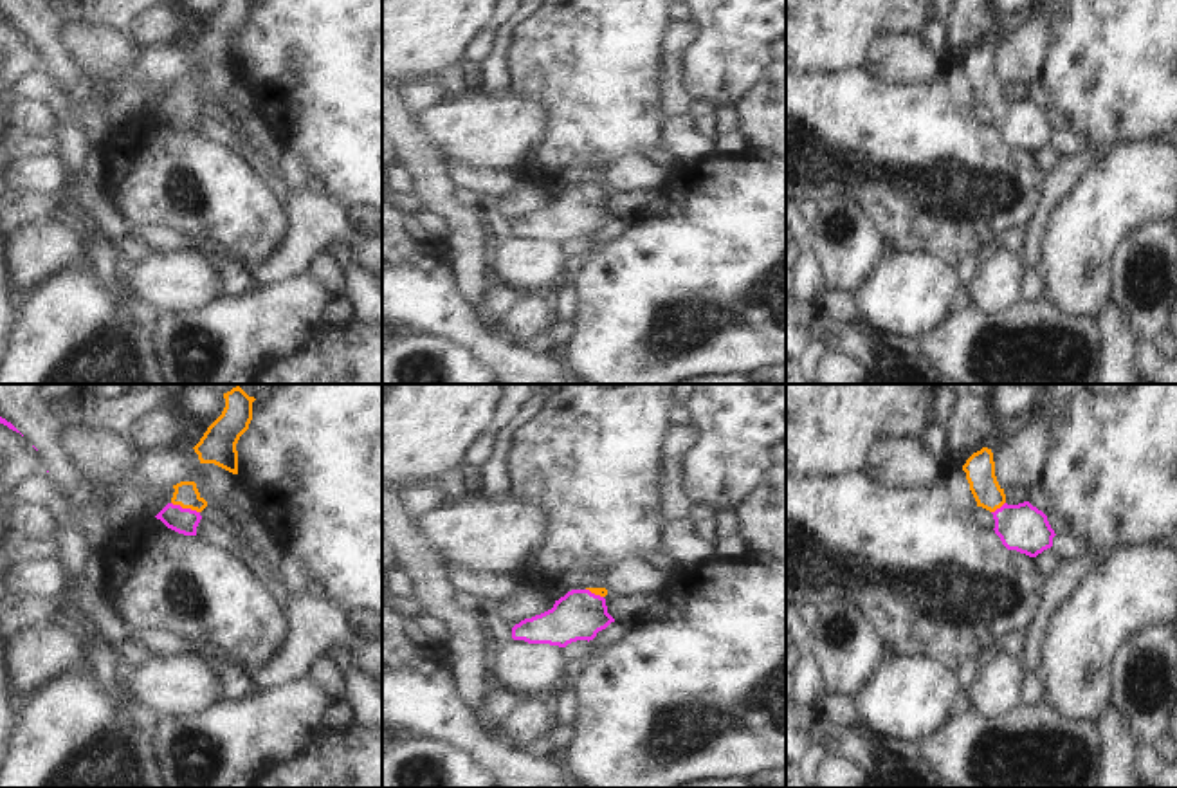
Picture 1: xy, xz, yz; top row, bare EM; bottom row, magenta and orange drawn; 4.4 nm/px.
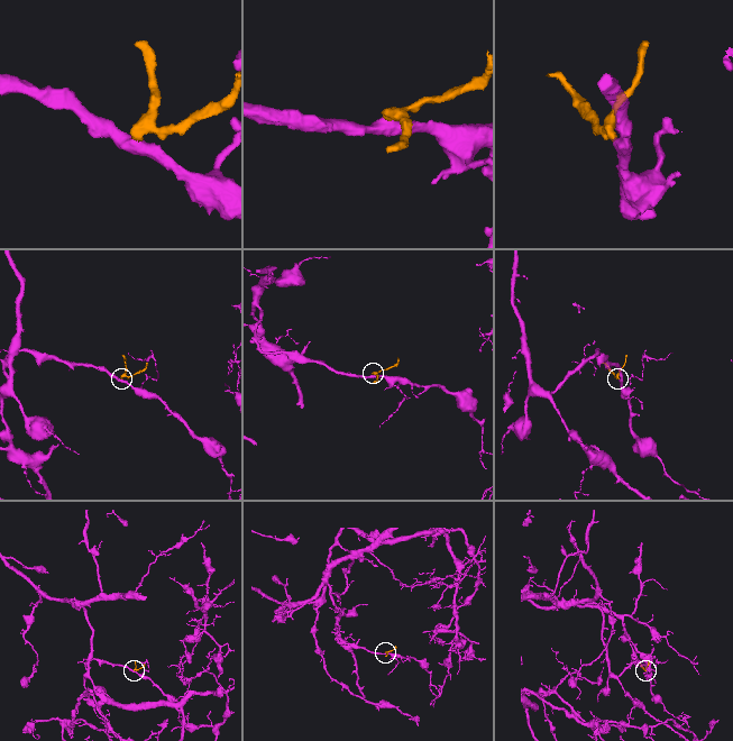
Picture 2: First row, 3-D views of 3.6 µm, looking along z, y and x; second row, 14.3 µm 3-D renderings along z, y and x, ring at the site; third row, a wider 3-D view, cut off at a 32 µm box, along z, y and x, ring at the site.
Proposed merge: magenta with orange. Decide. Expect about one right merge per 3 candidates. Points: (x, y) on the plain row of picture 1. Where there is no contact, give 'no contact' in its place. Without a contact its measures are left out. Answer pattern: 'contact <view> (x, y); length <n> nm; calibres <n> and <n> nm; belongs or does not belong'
contact xy (186, 105); length 140 nm; calibres 110 and 120 nm; belongs

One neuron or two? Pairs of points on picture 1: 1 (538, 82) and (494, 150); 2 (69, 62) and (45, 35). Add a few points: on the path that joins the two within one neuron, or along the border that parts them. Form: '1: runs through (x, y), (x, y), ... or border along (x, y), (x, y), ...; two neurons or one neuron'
1: border along (510, 87), (545, 105), (550, 116), (547, 136); two neurons
2: runs through (62, 54), (51, 42); one neuron

